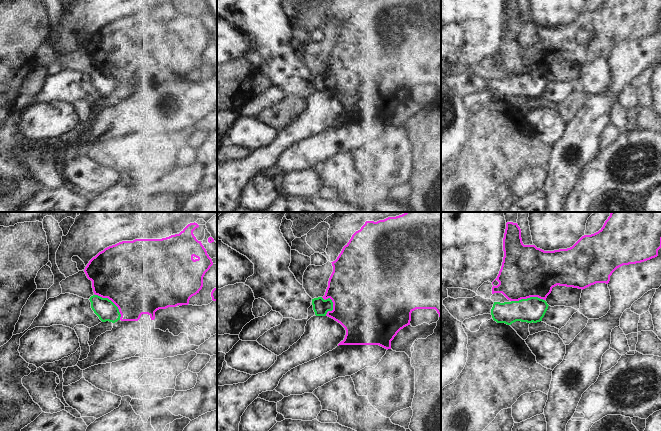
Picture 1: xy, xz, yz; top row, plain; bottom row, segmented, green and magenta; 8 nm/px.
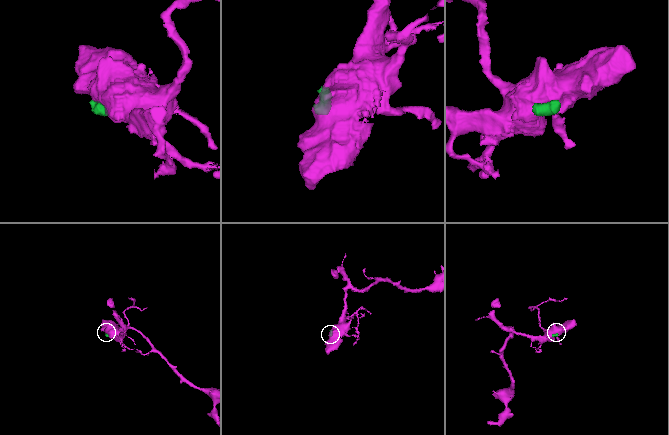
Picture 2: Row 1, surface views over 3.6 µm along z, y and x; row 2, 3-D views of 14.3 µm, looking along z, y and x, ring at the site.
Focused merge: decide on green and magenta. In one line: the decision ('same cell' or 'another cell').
another cell

